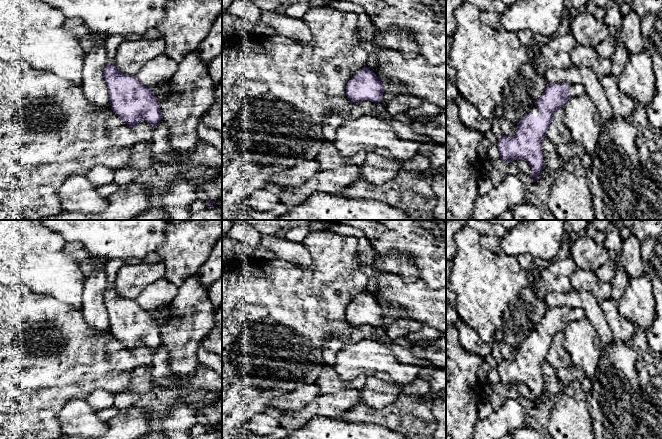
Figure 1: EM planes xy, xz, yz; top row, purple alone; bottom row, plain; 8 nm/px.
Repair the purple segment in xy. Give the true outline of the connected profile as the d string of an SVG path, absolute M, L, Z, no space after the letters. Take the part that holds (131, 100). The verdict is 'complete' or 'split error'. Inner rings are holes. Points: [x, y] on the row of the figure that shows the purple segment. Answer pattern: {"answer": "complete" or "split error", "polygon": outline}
{"answer": "complete", "polygon": "M110 61L104 67L104 79L109 92L111 110L120 116L125 124L134 128L138 121L146 121L148 125L156 126L161 122L159 101L149 87L143 85L136 77L122 73Z"}

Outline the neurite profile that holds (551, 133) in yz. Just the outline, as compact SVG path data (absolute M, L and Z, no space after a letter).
M559 108L555 113L549 126L546 137L555 145L571 143L572 137L568 127L565 125L565 109Z

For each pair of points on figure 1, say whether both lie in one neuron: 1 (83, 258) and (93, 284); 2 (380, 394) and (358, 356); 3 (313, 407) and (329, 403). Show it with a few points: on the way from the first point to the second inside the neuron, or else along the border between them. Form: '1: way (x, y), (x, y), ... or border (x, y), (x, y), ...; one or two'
1: border (104, 269), (94, 269), (86, 276); two
2: border (367, 375), (379, 377), (392, 384); two
3: way (317, 407), (325, 405); one

